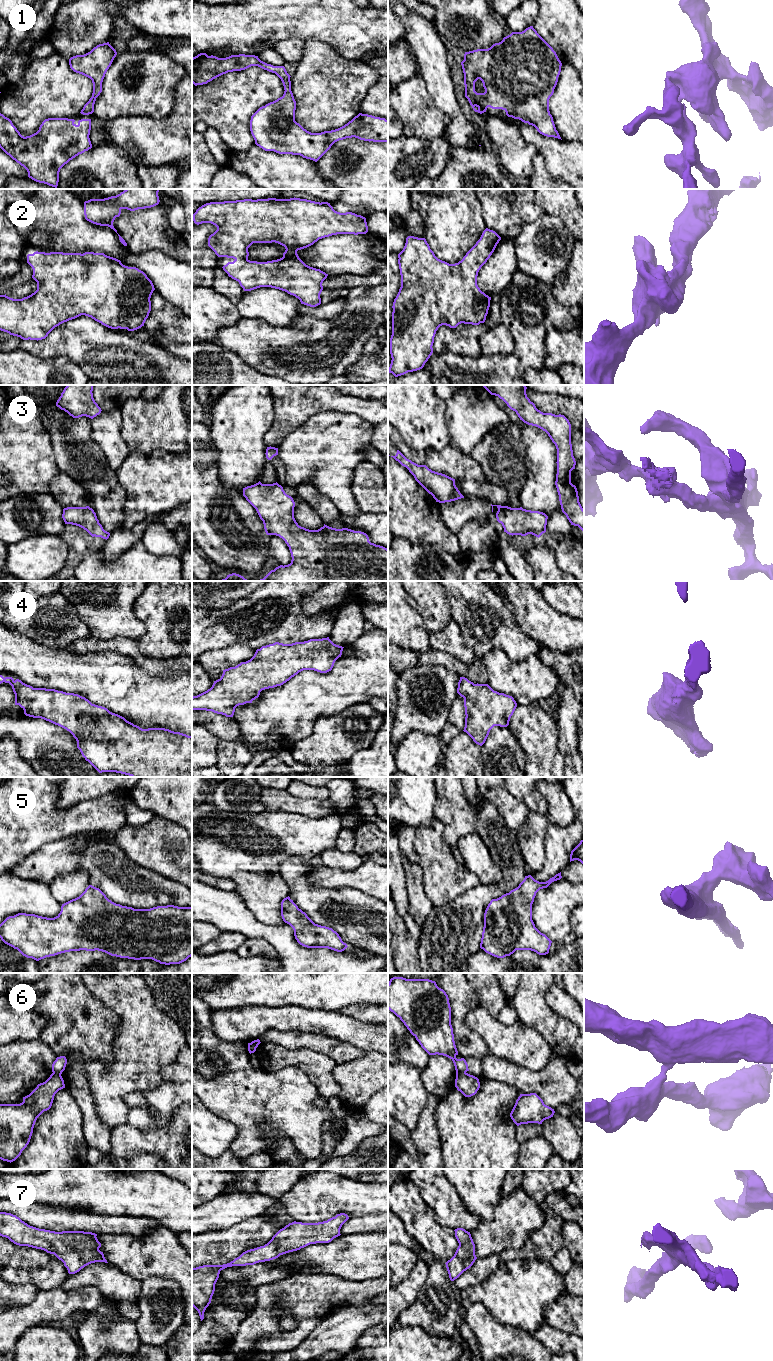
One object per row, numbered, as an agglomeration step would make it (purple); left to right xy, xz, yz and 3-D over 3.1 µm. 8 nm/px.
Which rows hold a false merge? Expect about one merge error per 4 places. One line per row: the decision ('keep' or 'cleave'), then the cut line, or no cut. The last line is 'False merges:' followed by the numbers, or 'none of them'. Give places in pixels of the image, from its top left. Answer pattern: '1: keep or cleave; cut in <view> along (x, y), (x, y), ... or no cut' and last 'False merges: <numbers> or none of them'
1: keep; no cut
2: keep; no cut
3: keep; no cut
4: keep; no cut
5: keep; no cut
6: cleave; cut in yz along (465, 1071), (456, 1074)
7: keep; no cut
False merges: 6

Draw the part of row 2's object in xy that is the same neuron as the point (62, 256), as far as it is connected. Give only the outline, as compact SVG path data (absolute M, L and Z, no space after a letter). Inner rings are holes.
M34 252L27 255L27 263L33 269L32 278L37 282L37 290L22 299L13 299L0 295L0 330L23 340L42 340L60 324L81 315L91 317L95 321L111 329L127 329L134 331L142 326L151 311L151 295L155 290L152 281L136 267L128 267L120 260L104 253L85 252Z

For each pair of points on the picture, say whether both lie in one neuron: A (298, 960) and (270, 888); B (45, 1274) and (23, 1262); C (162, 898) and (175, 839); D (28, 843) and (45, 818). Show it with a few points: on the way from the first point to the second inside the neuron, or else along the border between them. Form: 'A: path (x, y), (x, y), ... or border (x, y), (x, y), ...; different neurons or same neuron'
A: border (260, 921), (266, 924), (282, 924), (284, 922); different neurons
B: path (40, 1270), (28, 1265); same neuron
C: border (145, 868), (178, 880), (181, 883); different neurons
D: path (28, 837), (39, 824); same neuron

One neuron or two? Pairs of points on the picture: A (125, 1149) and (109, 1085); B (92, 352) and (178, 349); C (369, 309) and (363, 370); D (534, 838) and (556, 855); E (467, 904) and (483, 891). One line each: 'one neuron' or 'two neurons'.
A: two neurons
B: two neurons
C: two neurons
D: two neurons
E: one neuron

